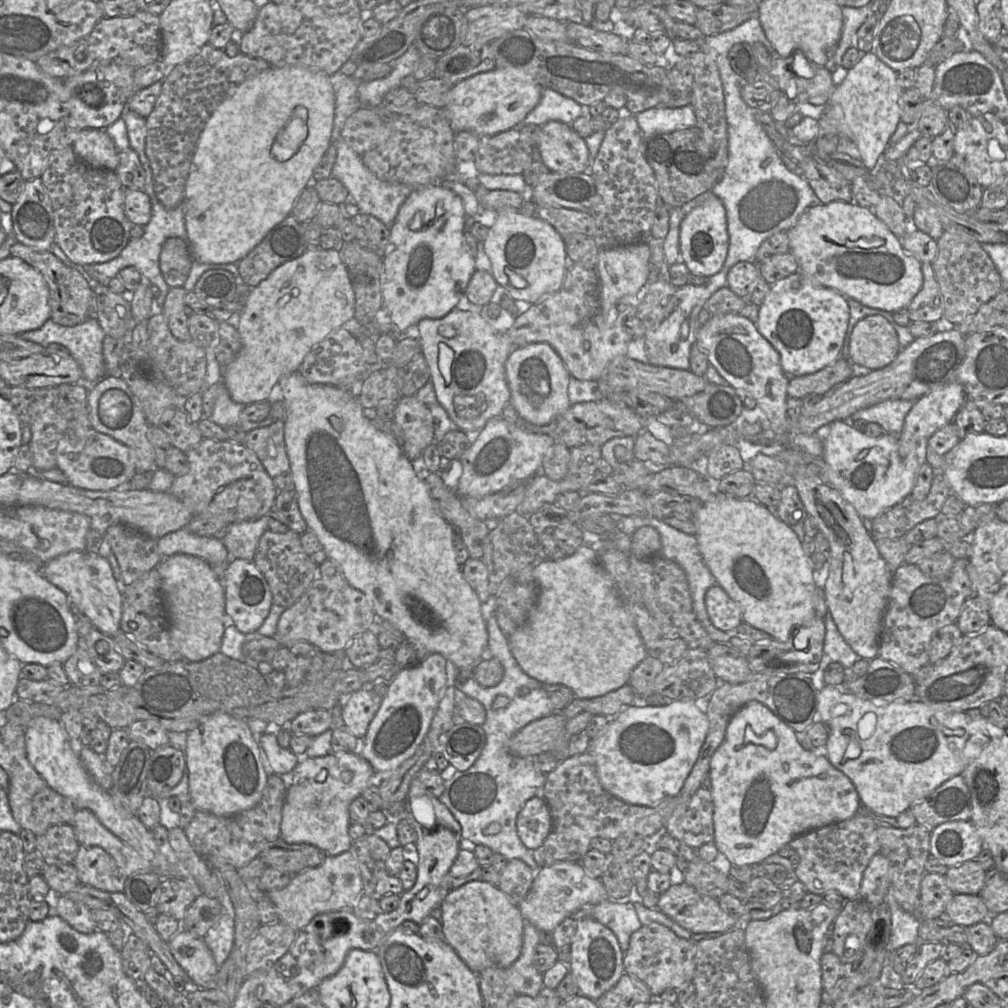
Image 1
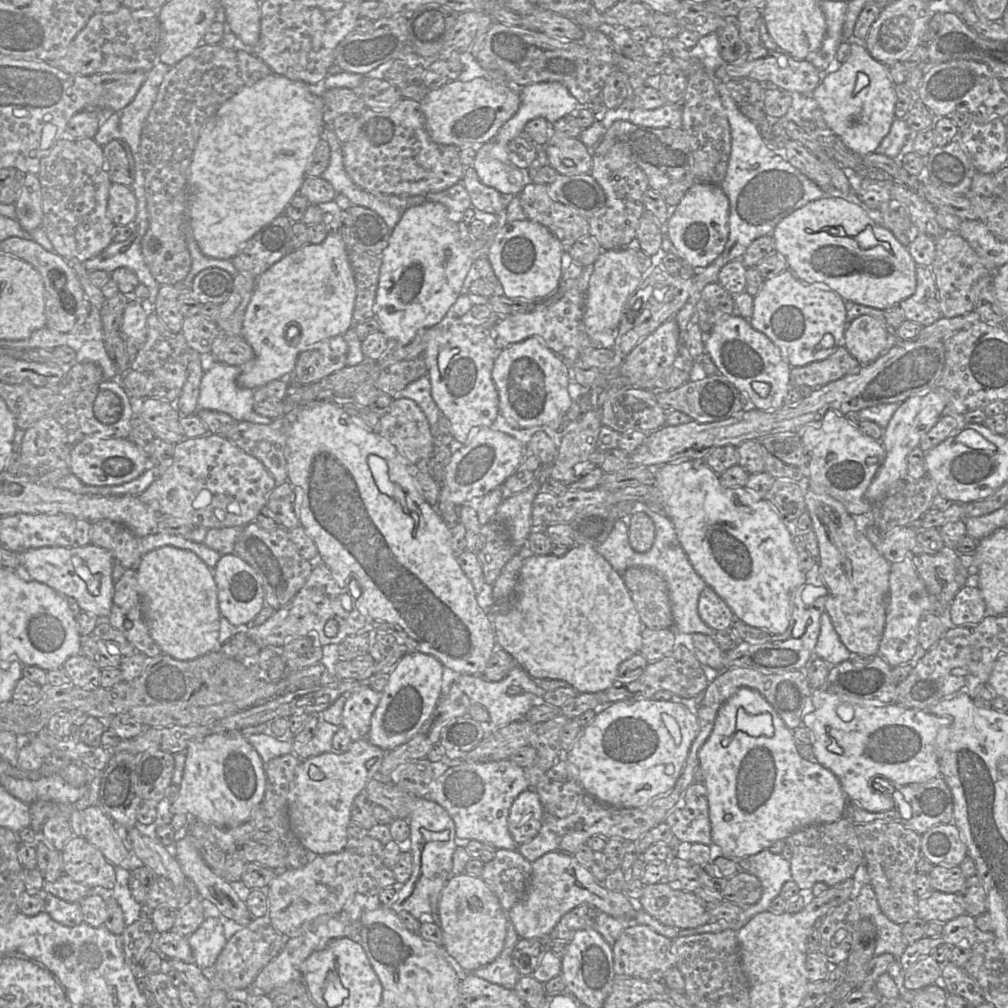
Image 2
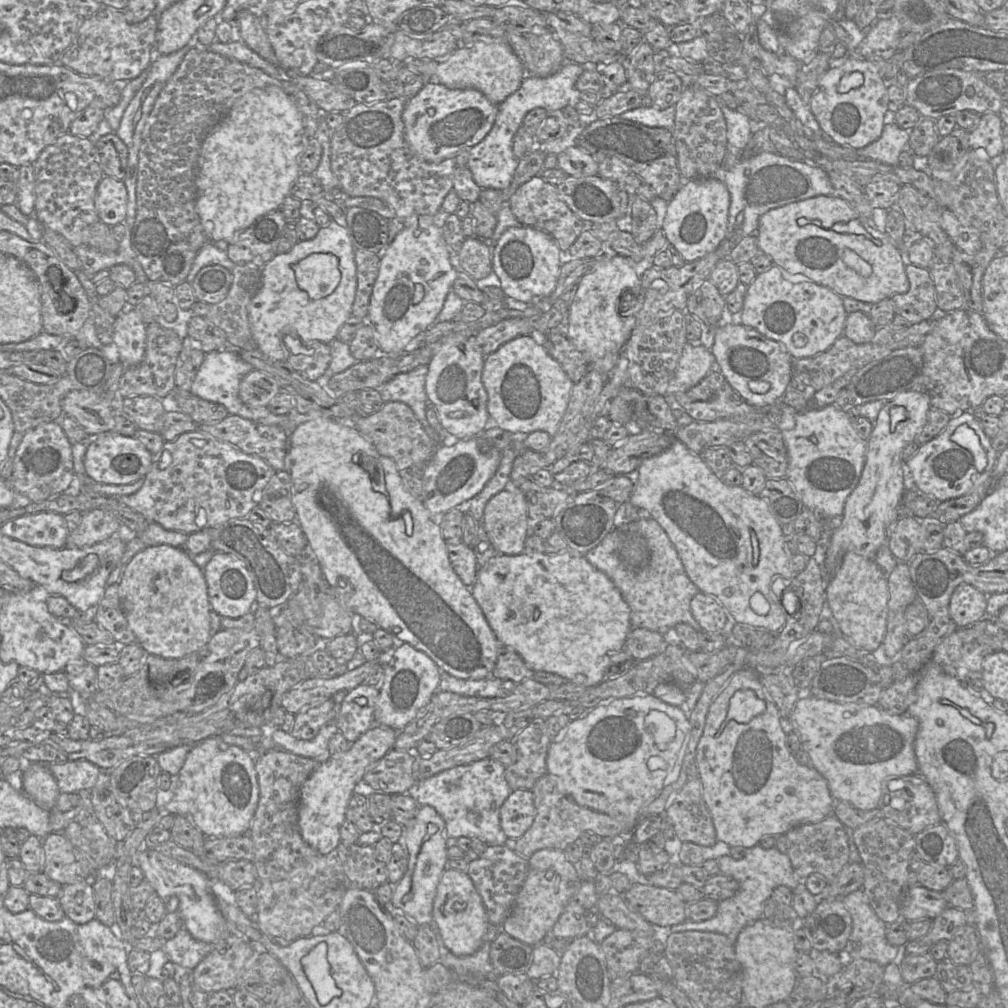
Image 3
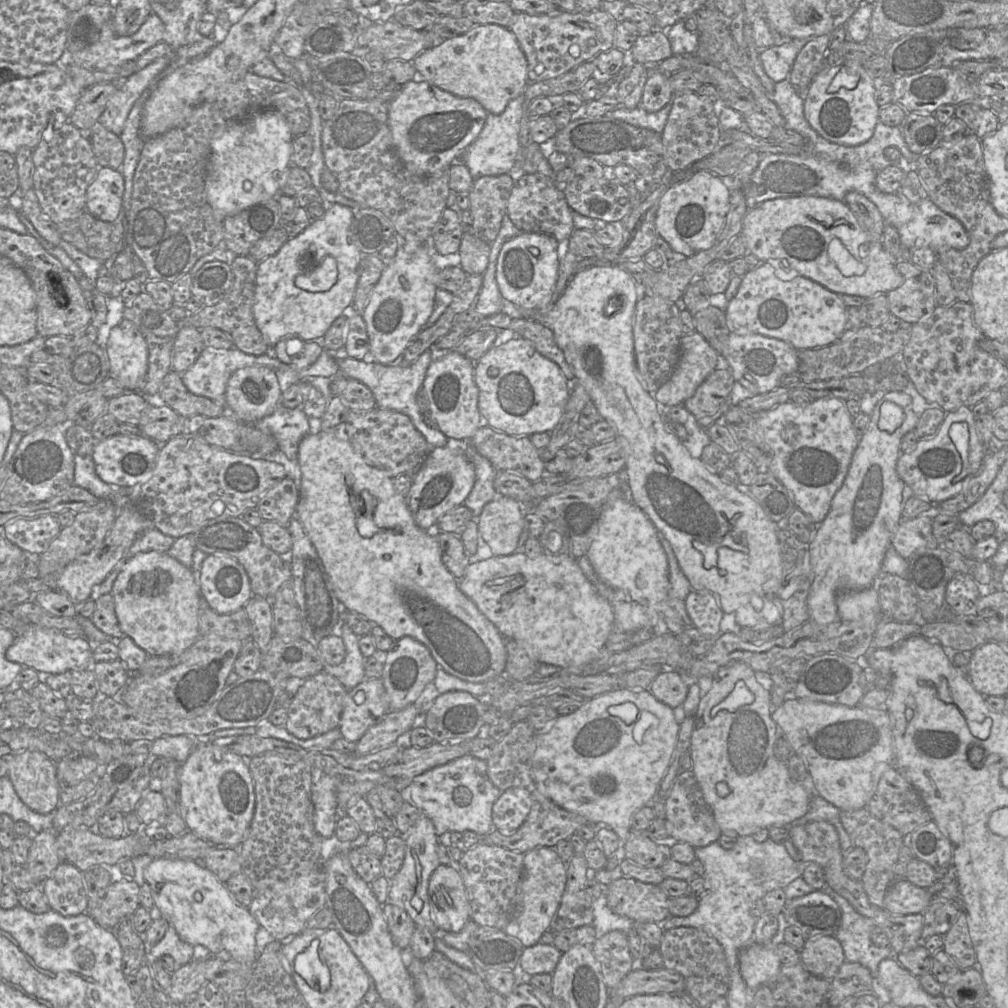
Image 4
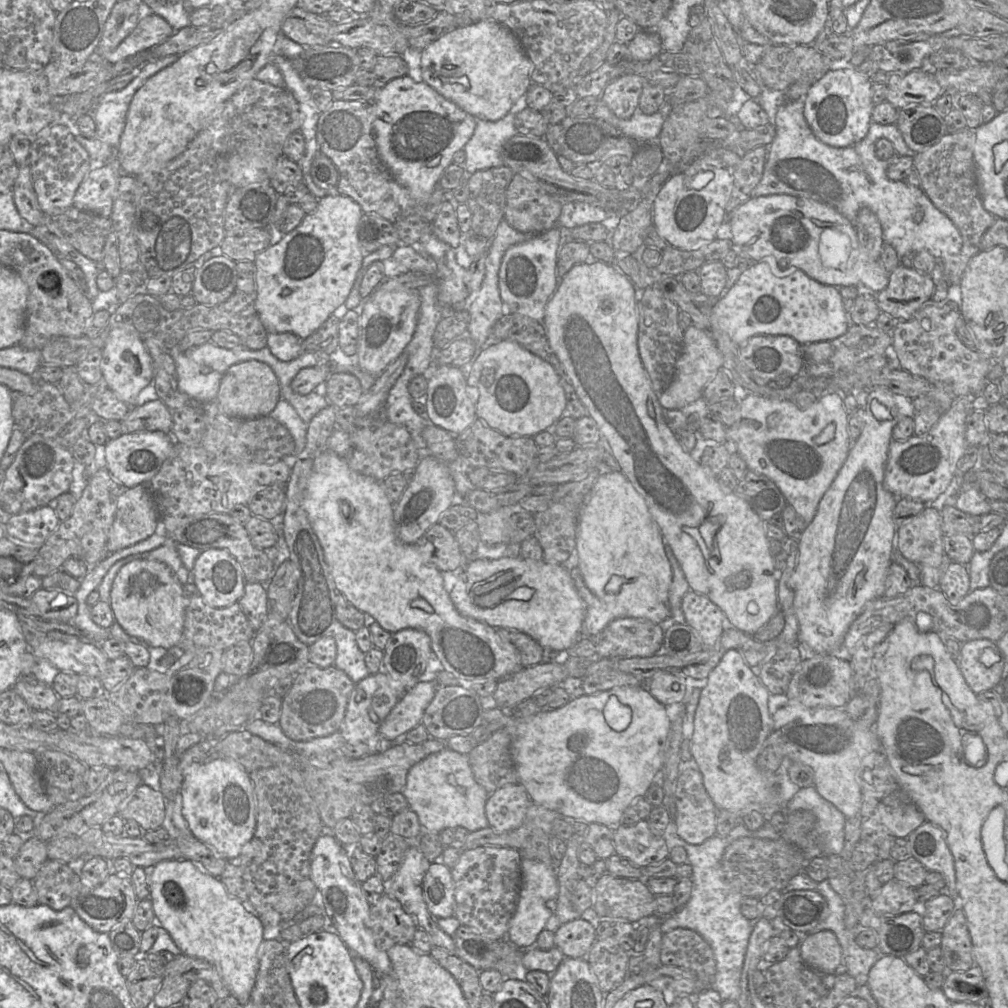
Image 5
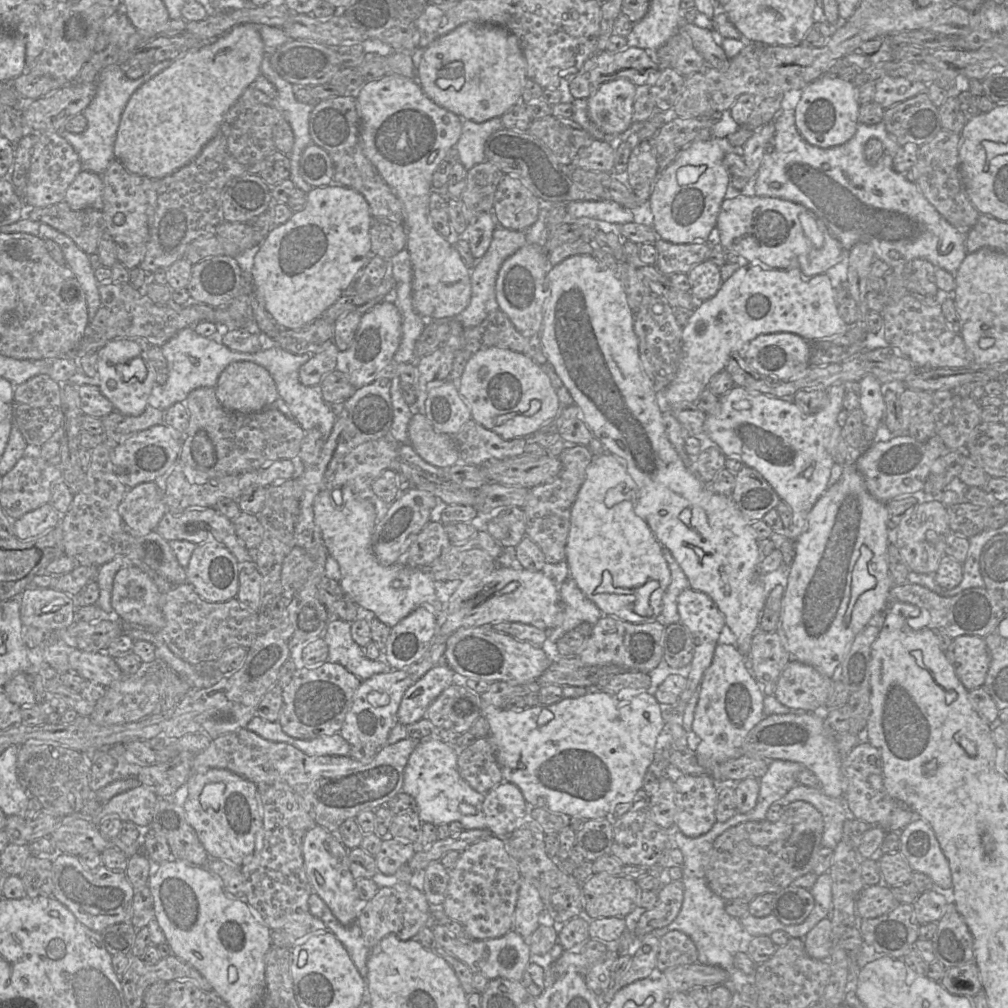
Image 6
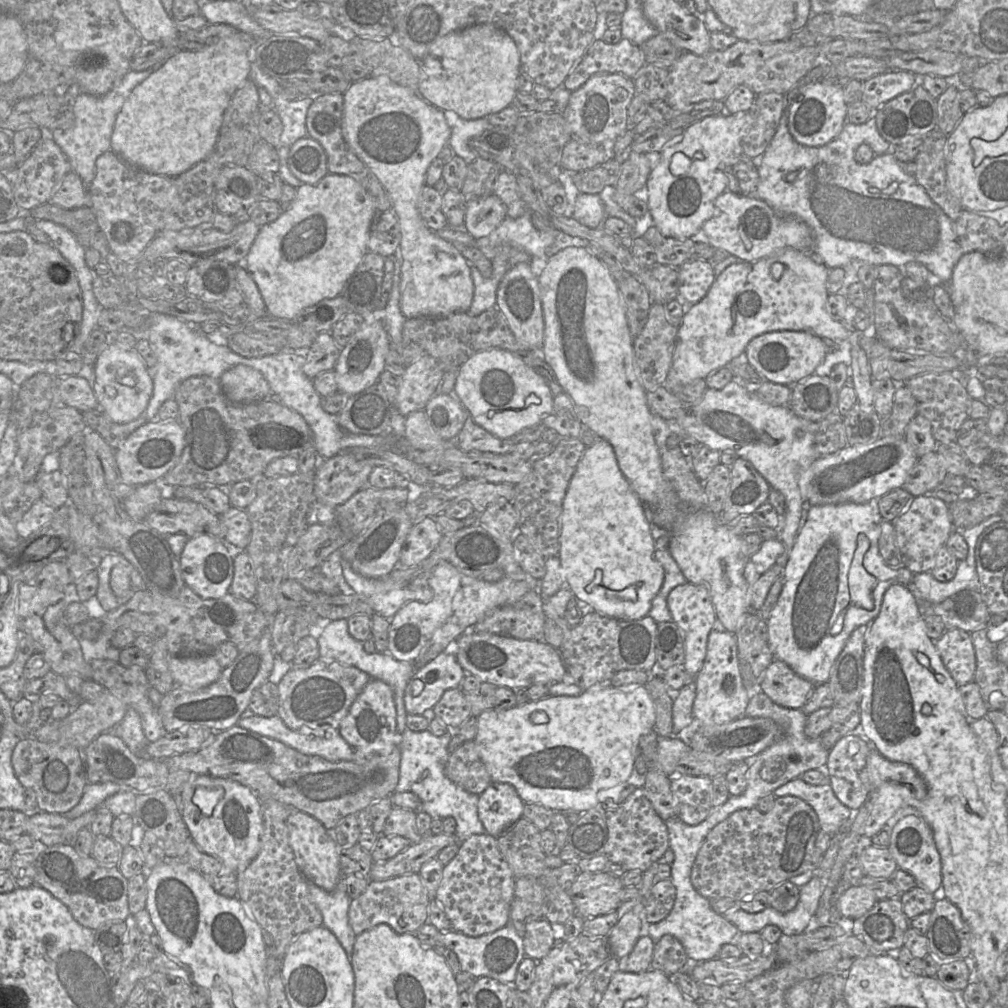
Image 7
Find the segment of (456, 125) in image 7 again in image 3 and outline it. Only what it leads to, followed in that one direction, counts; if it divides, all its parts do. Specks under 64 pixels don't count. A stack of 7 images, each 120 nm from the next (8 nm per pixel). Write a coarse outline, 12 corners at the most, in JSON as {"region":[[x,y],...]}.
{"region":[[565,62],[525,75],[498,105],[491,130],[470,148],[482,189],[509,188],[519,161],[513,140],[524,117],[572,104],[584,66]]}

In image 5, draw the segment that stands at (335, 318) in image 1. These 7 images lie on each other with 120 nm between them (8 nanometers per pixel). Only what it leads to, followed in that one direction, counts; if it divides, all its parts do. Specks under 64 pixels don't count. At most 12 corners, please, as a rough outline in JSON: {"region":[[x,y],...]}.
{"region":[[345,195],[254,260],[267,333],[301,340],[344,305],[363,211]]}

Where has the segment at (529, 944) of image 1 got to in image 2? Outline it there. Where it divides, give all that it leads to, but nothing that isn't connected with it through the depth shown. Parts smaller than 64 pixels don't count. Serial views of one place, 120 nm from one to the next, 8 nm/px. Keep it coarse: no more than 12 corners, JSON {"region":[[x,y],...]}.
{"region":[[508,922],[501,953],[470,974],[513,990],[521,977],[511,960],[519,937]]}

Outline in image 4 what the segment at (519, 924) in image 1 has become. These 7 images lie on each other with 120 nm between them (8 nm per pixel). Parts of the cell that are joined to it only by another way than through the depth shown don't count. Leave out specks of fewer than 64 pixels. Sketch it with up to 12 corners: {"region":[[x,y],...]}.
{"region":[[440,864],[428,901],[438,929],[459,932],[471,920],[455,865]]}

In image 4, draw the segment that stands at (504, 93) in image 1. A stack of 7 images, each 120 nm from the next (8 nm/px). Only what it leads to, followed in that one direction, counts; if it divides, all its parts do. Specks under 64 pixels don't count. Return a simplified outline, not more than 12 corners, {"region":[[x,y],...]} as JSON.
{"region":[[425,80],[401,86],[388,124],[404,167],[447,170],[488,116]]}

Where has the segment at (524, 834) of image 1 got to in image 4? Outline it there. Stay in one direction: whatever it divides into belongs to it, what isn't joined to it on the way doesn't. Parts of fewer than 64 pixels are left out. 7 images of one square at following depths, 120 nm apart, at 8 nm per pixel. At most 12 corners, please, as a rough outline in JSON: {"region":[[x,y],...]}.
{"region":[[530,788],[502,791],[492,807],[494,829],[514,833],[531,806]]}

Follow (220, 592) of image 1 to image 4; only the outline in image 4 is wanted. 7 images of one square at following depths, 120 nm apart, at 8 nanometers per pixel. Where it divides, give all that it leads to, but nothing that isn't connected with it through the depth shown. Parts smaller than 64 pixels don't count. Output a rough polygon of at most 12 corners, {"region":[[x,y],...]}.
{"region":[[166,552],[128,559],[111,593],[148,655],[200,637],[200,586]]}

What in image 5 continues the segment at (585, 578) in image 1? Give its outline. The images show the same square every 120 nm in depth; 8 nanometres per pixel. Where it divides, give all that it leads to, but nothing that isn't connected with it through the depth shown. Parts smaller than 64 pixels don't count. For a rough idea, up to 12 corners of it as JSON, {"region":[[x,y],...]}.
{"region":[[468,561],[460,614],[564,653],[585,603],[562,564]]}

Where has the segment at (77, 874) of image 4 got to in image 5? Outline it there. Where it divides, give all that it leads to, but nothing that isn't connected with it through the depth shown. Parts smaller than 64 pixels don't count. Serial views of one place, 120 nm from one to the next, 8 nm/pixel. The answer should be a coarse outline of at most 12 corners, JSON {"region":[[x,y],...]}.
{"region":[[48,859],[32,880],[38,903],[70,906],[74,864]]}

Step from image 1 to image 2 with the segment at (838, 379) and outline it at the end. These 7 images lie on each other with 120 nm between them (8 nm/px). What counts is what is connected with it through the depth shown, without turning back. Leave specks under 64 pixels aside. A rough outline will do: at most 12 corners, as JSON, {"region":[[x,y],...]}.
{"region":[[845,346],[792,367],[791,387],[816,389],[861,366]]}

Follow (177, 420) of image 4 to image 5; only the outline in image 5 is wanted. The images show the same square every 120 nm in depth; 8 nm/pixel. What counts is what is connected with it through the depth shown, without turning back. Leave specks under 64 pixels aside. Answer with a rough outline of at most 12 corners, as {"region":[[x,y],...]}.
{"region":[[159,399],[131,407],[122,434],[171,434],[172,411]]}

